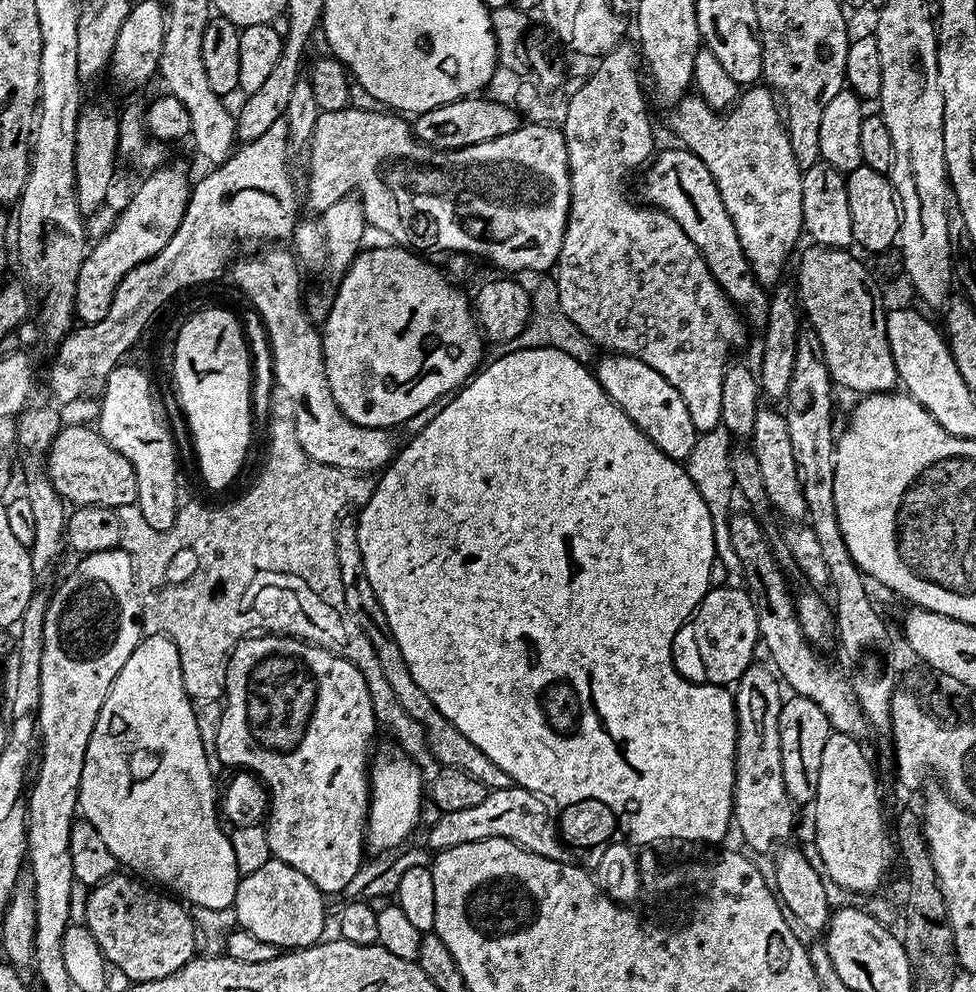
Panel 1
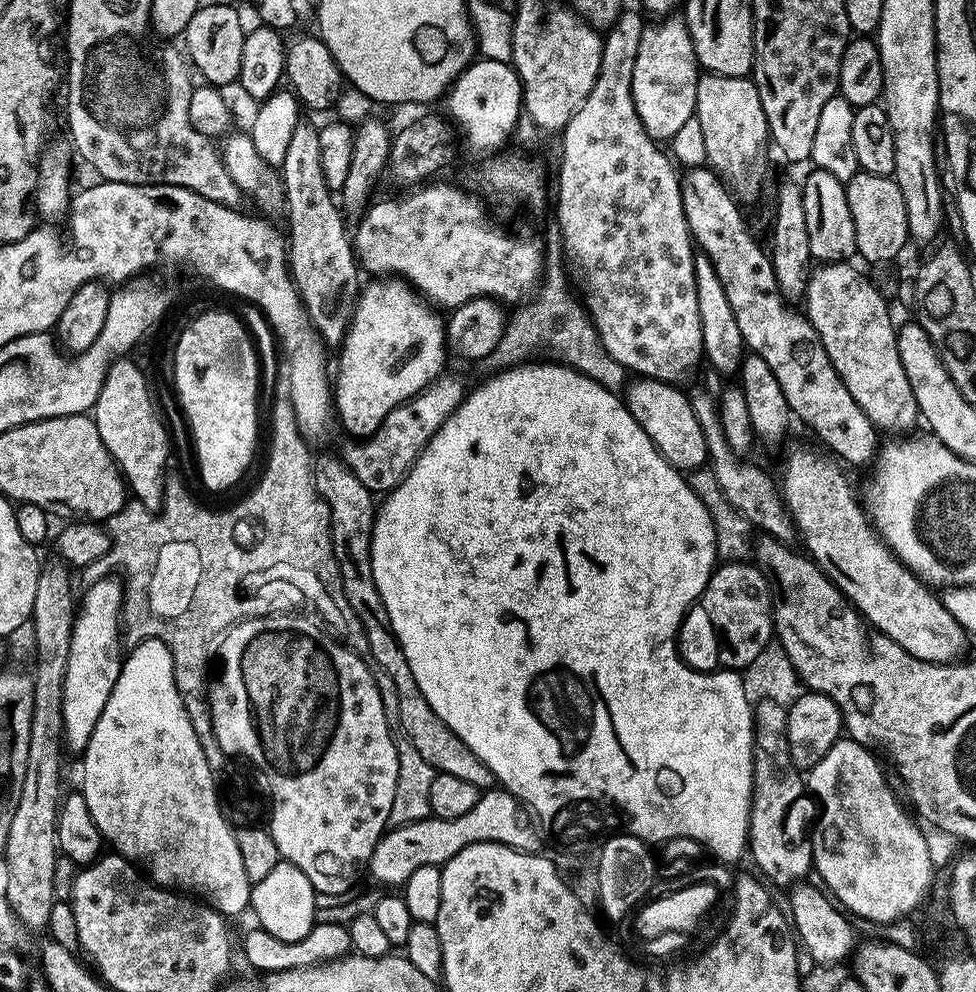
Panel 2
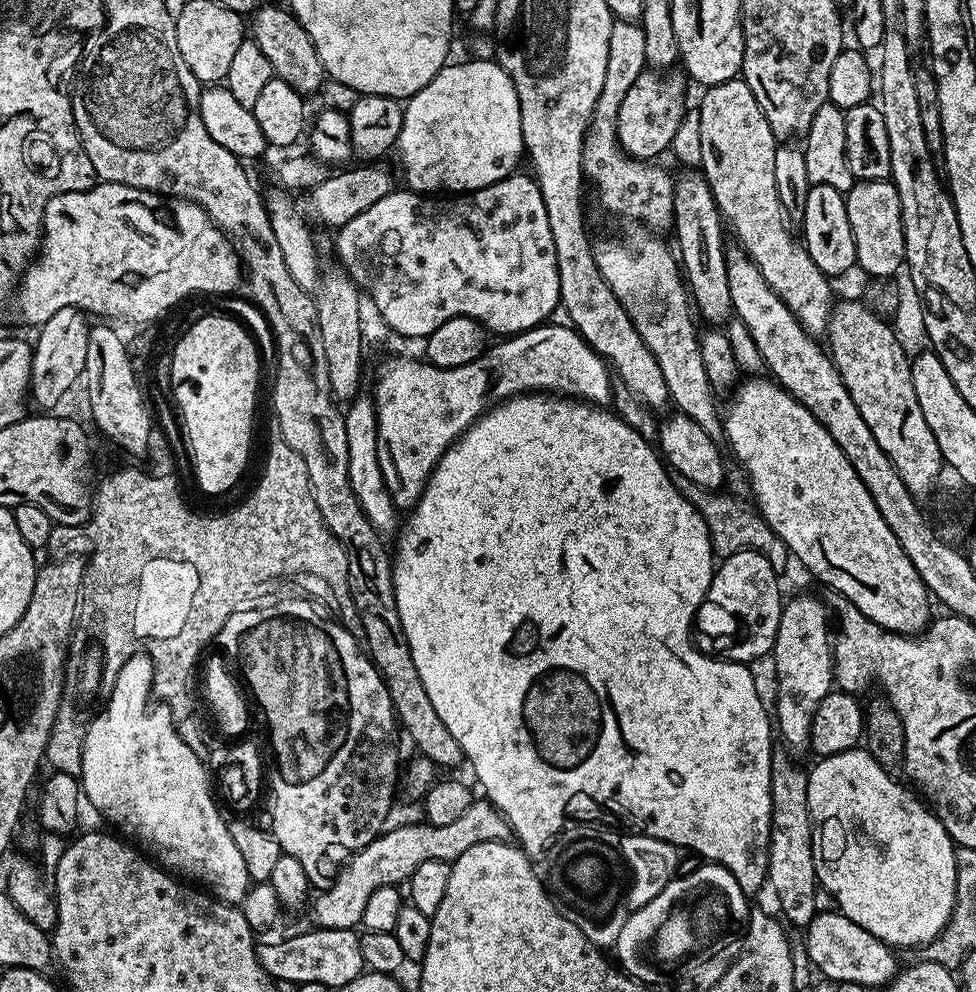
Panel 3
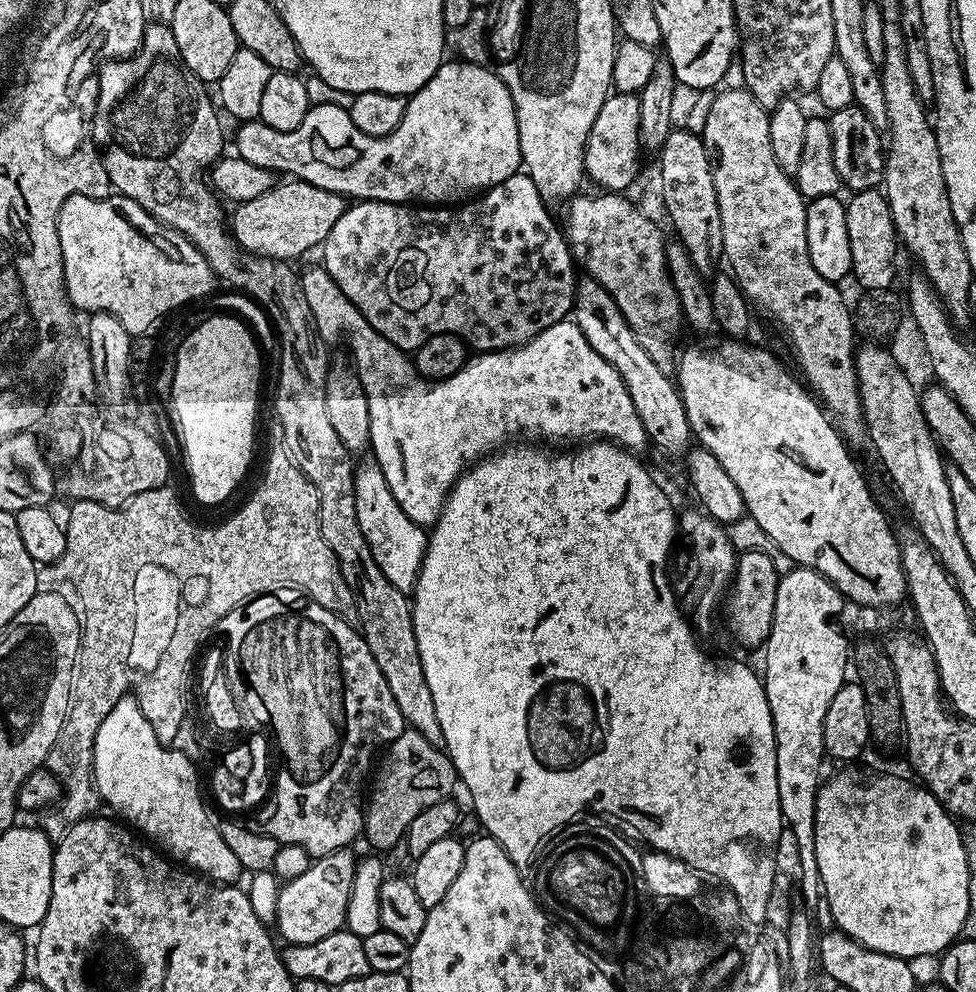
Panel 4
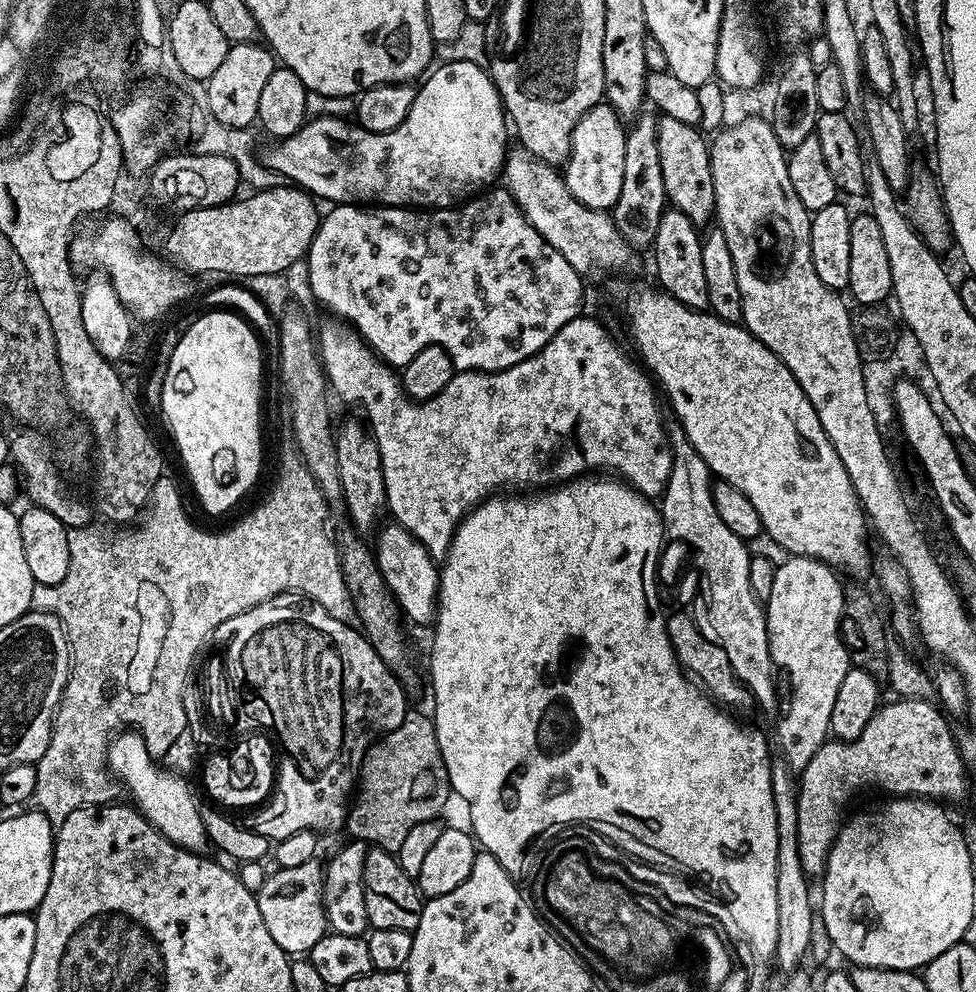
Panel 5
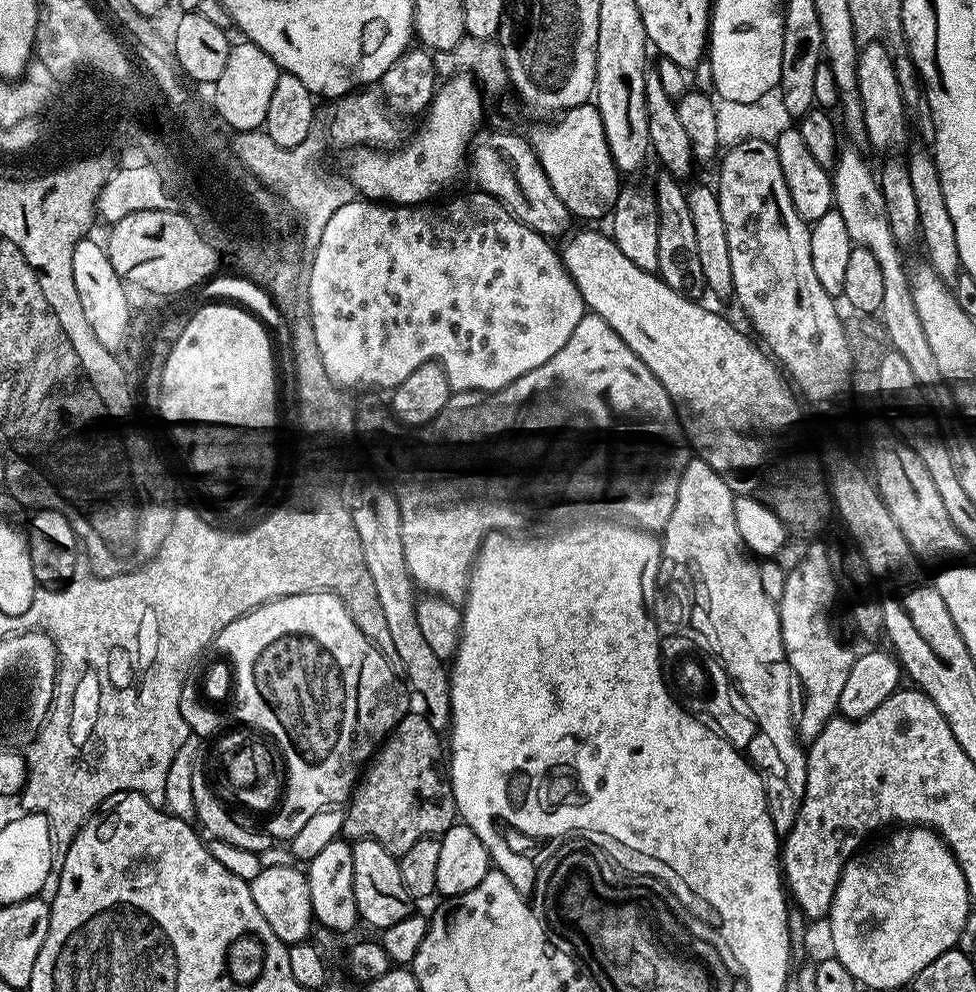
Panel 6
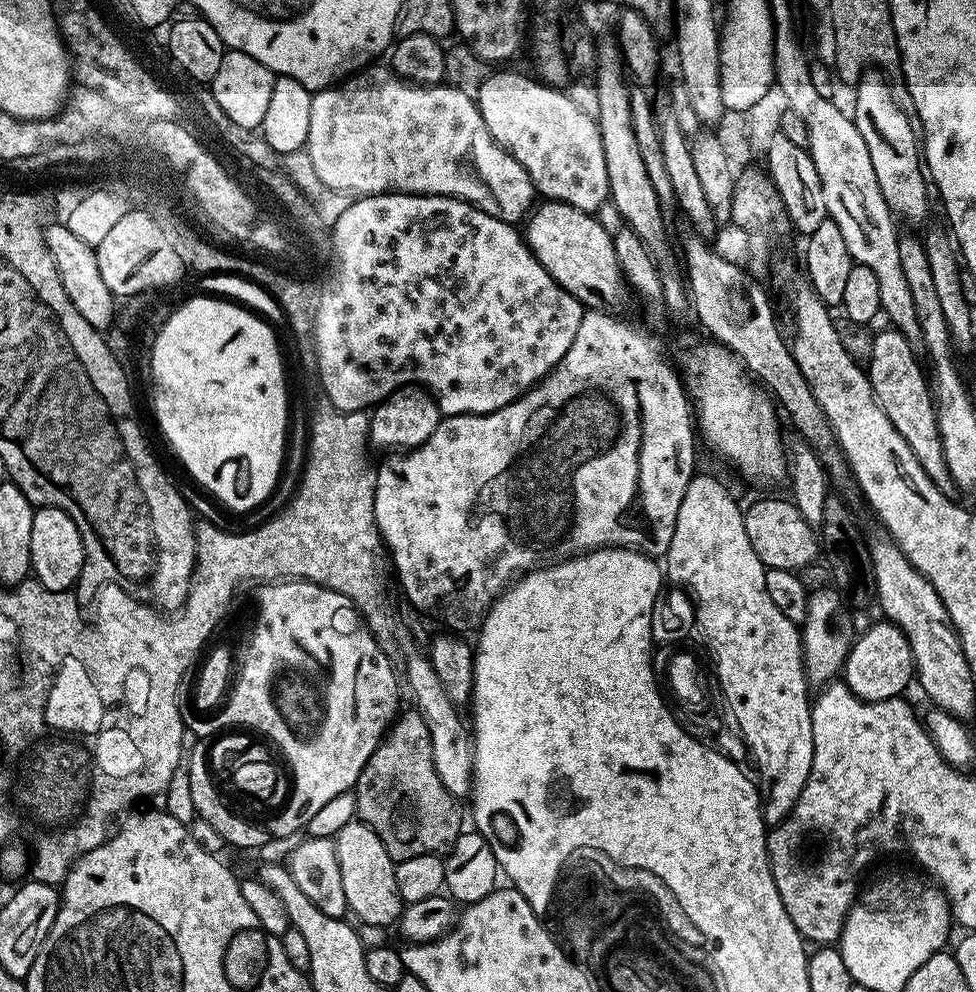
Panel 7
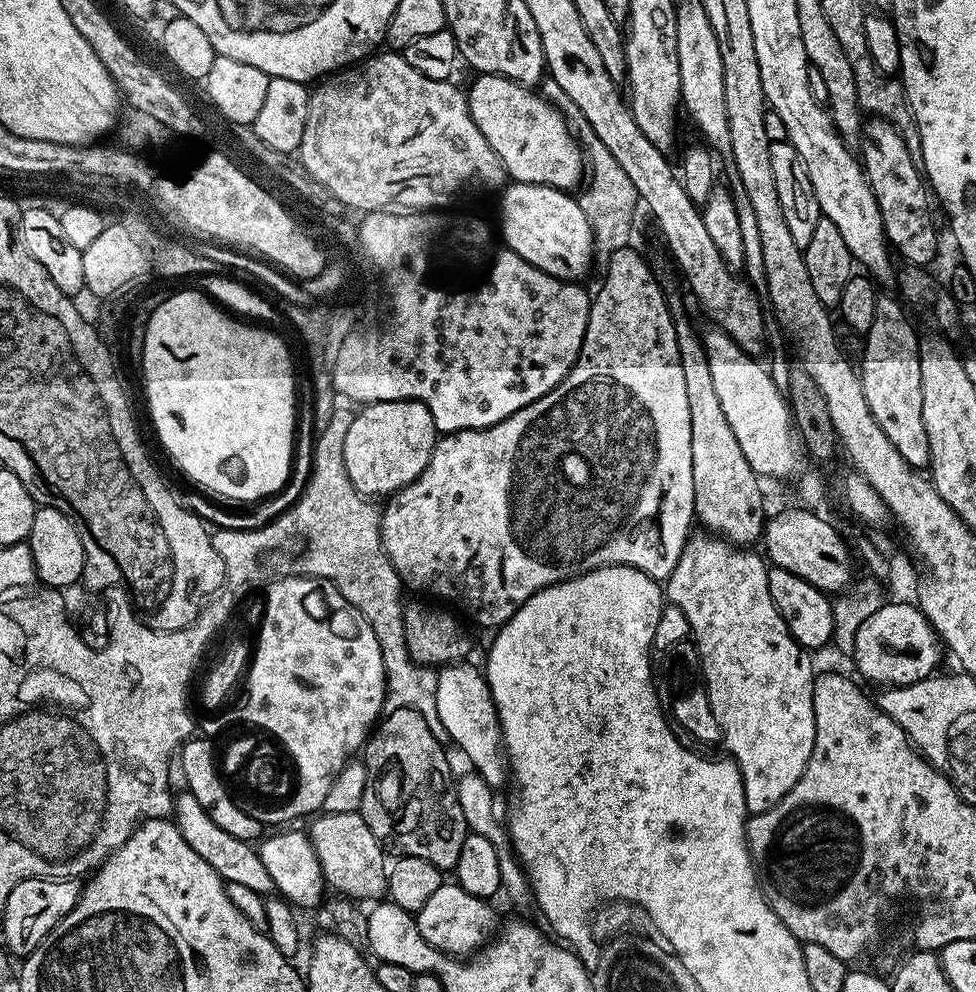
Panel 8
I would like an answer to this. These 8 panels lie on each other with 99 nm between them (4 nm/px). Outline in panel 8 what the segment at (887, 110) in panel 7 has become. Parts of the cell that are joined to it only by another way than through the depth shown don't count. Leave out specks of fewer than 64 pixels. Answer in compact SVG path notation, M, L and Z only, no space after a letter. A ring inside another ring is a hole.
M872 118L869 121L862 128L862 163L874 198L878 202L878 210L882 214L882 226L888 236L888 243L894 249L895 255L899 259L901 256L908 260L904 262L909 265L928 266L936 256L938 236L938 230L932 221L934 204L930 199L929 185L921 169L914 166L910 150L906 150L906 142L900 137L900 131L888 120Z

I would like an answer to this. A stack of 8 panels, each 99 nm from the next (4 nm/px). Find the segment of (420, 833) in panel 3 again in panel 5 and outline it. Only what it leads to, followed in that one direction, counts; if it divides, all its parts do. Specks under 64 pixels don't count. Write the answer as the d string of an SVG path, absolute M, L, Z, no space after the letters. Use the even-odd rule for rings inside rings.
M319 859L302 862L302 866L277 867L273 876L264 880L256 892L258 910L262 910L262 922L270 930L270 938L289 954L308 954L312 947L329 931L324 913L324 869Z

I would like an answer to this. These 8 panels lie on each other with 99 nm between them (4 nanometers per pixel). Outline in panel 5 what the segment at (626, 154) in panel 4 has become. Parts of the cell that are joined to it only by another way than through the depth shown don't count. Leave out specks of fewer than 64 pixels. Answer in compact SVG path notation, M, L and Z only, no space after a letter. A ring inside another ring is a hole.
M601 102L574 126L568 159L562 165L562 177L571 194L583 206L611 210L616 207L618 194L622 194L622 170L626 166L626 124L607 102Z

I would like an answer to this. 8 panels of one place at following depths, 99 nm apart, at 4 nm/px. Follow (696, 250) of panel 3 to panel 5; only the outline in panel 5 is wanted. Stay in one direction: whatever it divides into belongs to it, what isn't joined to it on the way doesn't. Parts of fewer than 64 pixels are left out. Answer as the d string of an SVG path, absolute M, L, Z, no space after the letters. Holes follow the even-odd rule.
M661 115L658 119L658 154L662 157L662 182L666 186L667 203L678 209L690 222L704 226L716 211L714 178L710 166L710 144L697 125Z

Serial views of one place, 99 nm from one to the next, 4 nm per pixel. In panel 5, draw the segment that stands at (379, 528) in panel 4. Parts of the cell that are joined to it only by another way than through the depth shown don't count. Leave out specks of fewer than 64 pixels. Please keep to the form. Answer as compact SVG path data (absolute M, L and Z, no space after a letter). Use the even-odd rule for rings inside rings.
M395 522L386 524L374 536L378 570L386 586L392 591L392 596L396 599L396 605L400 607L401 613L416 624L431 625L436 619L436 609L440 599L440 573L437 561L433 560L426 546L422 546L422 542L411 536L401 524Z

